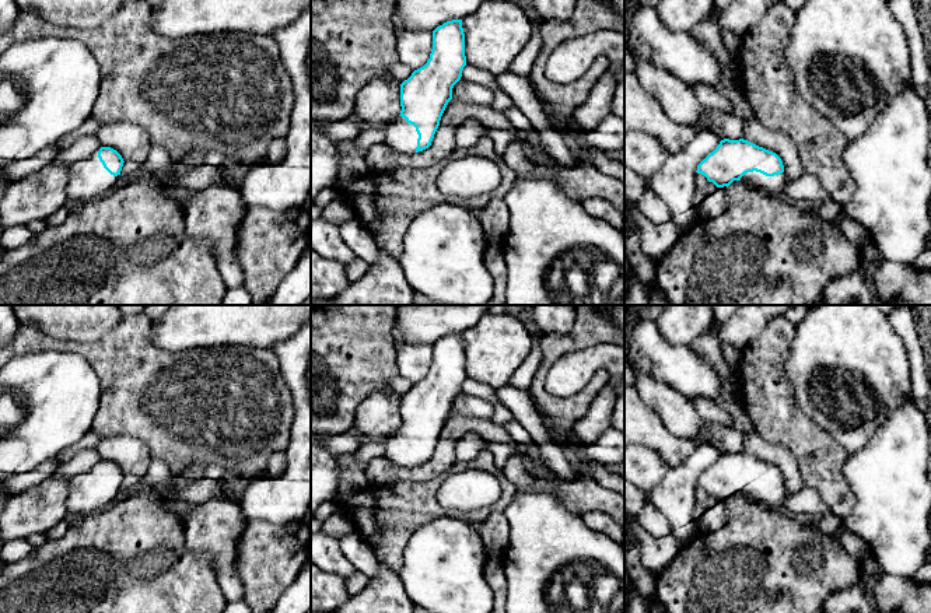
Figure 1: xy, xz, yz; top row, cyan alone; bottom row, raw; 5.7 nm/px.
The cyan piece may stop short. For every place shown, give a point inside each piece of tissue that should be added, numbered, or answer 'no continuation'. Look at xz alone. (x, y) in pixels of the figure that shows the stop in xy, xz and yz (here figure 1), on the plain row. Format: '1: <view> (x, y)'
1: xz (401, 449)

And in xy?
1: xy (88, 493)

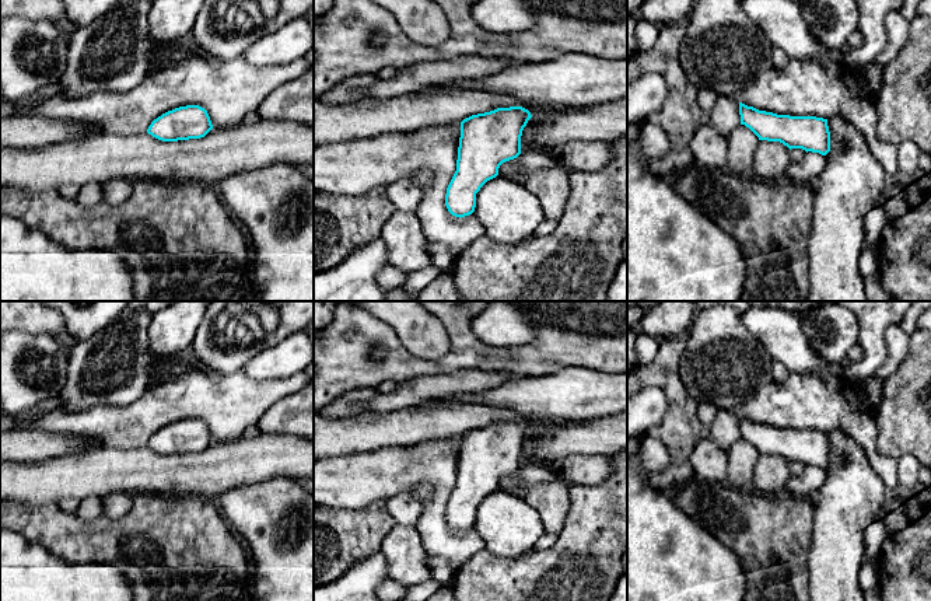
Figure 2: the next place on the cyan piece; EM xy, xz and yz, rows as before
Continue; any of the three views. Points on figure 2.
no continuation

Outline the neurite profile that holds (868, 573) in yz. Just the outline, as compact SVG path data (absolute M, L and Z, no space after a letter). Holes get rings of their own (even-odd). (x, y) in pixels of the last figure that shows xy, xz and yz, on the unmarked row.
M868 560L862 562L860 574L858 574L858 583L864 594L871 588L874 588L875 586L878 586L878 563L876 562L868 562Z

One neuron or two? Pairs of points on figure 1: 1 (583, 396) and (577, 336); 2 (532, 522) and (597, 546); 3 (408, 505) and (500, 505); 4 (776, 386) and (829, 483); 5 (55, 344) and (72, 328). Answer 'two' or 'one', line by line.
1: one
2: one
3: one
4: one
5: two

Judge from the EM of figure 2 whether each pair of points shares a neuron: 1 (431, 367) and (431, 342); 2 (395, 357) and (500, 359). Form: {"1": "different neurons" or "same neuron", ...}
{"1": "different neurons", "2": "same neuron"}

